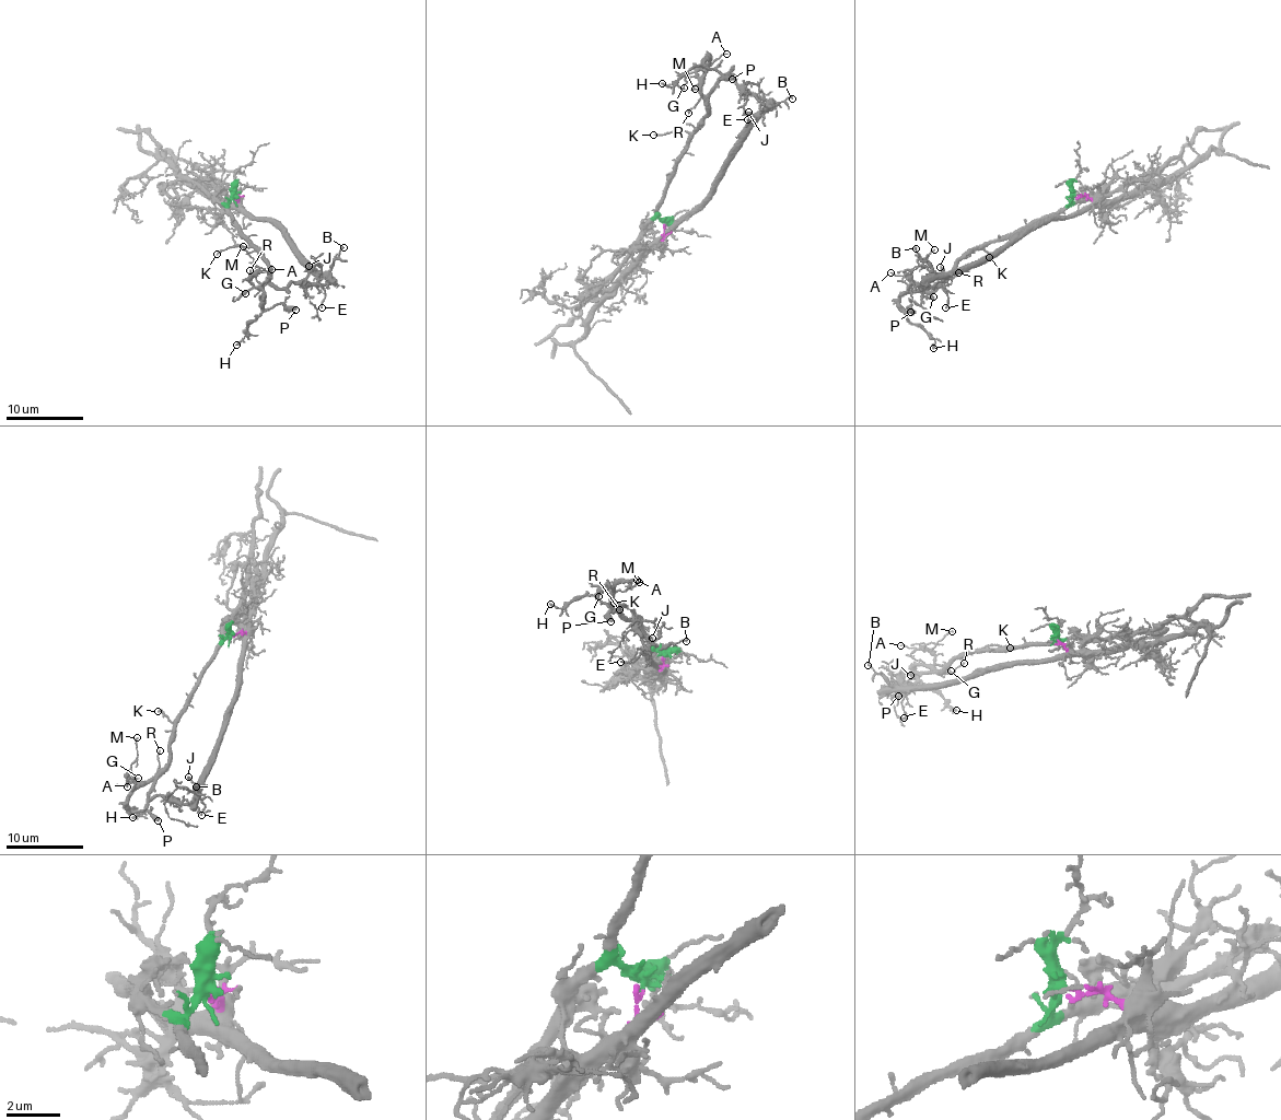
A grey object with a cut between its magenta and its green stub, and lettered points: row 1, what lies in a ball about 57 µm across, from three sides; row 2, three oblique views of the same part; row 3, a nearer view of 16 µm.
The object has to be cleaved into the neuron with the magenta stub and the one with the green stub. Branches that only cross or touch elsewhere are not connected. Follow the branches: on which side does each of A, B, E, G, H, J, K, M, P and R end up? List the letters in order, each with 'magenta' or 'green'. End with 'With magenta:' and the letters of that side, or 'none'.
A: green
B: magenta
E: magenta
G: green
H: green
J: magenta
K: green
M: green
P: green
R: green
With magenta: B, E, J

